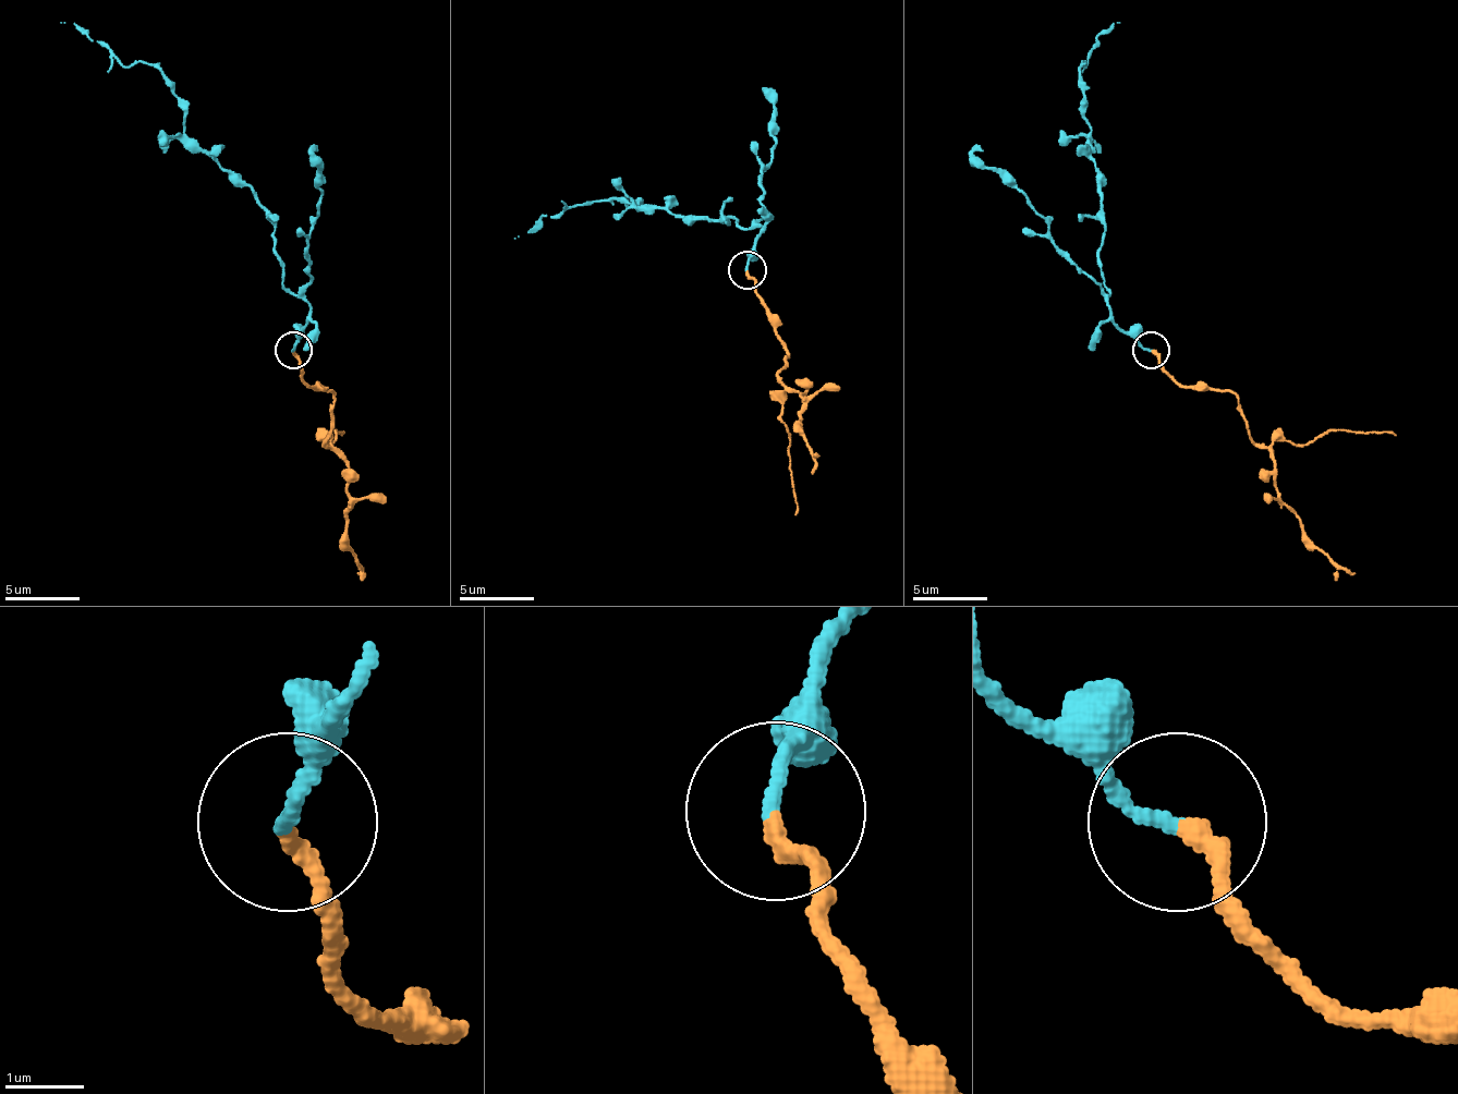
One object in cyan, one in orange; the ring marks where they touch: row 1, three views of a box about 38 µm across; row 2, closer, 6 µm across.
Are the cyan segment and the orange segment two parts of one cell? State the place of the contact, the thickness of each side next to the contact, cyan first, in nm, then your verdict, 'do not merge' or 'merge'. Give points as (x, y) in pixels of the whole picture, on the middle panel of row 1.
at (748, 269); 170 nm thick on the cyan side, 240 nm on the other; merge

